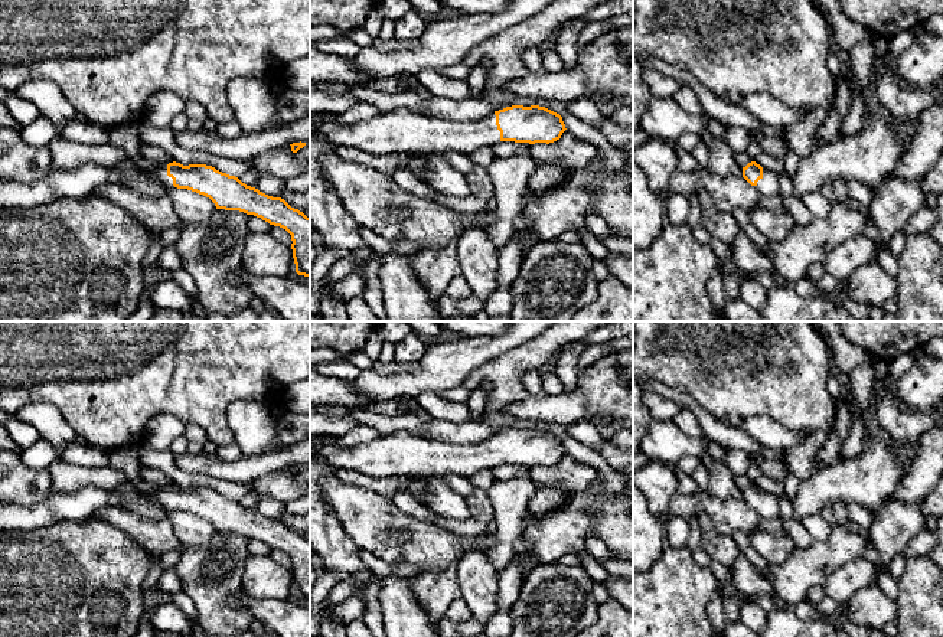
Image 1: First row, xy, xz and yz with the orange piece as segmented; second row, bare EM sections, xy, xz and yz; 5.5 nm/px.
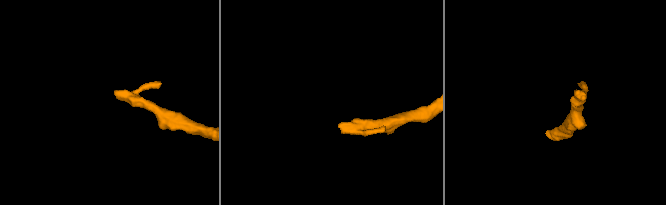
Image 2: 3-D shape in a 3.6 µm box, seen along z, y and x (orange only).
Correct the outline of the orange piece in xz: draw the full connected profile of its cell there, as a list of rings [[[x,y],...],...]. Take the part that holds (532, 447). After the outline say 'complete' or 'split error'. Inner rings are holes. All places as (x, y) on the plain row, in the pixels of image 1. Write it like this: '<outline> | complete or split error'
[[[539,428],[506,429],[479,444],[450,444],[399,429],[350,448],[335,442],[324,442],[317,448],[317,454],[337,474],[353,470],[378,478],[448,474],[470,477],[500,464],[549,467],[559,463],[565,453],[559,437]]] | split error

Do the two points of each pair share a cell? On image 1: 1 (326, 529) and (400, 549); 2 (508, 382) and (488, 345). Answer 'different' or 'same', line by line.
1: different
2: different

